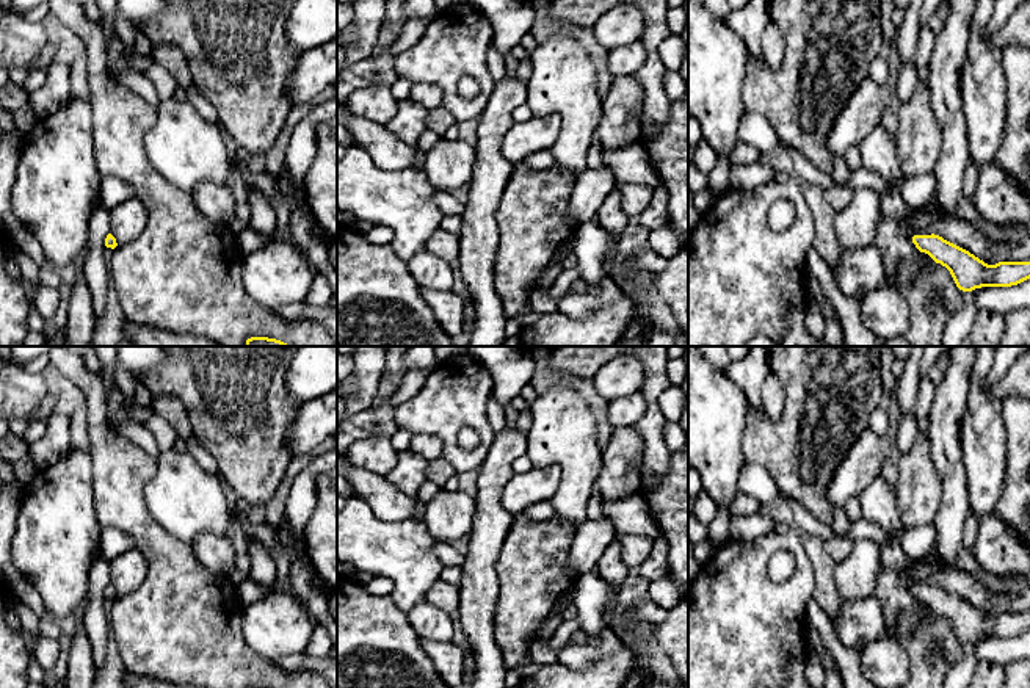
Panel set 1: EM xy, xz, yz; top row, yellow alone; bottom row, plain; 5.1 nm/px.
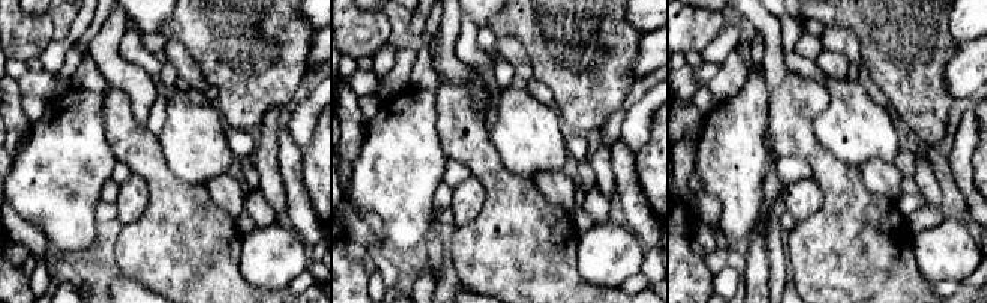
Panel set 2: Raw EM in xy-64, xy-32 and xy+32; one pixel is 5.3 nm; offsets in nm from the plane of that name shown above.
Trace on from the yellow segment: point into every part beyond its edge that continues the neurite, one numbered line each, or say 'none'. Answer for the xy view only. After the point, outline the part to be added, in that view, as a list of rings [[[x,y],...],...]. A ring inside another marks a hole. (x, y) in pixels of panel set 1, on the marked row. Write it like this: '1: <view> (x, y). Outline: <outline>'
none

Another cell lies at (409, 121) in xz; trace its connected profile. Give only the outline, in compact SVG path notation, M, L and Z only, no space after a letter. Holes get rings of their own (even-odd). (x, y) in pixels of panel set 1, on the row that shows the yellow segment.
M411 97L397 102L397 113L389 119L386 129L409 147L415 147L426 130L428 110Z

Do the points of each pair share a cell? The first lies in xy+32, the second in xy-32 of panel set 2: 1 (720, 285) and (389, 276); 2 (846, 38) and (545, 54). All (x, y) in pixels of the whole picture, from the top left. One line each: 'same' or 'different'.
1: same
2: different

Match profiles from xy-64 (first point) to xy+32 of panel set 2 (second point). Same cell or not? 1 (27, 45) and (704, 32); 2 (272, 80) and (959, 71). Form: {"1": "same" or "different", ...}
{"1": "same", "2": "different"}

